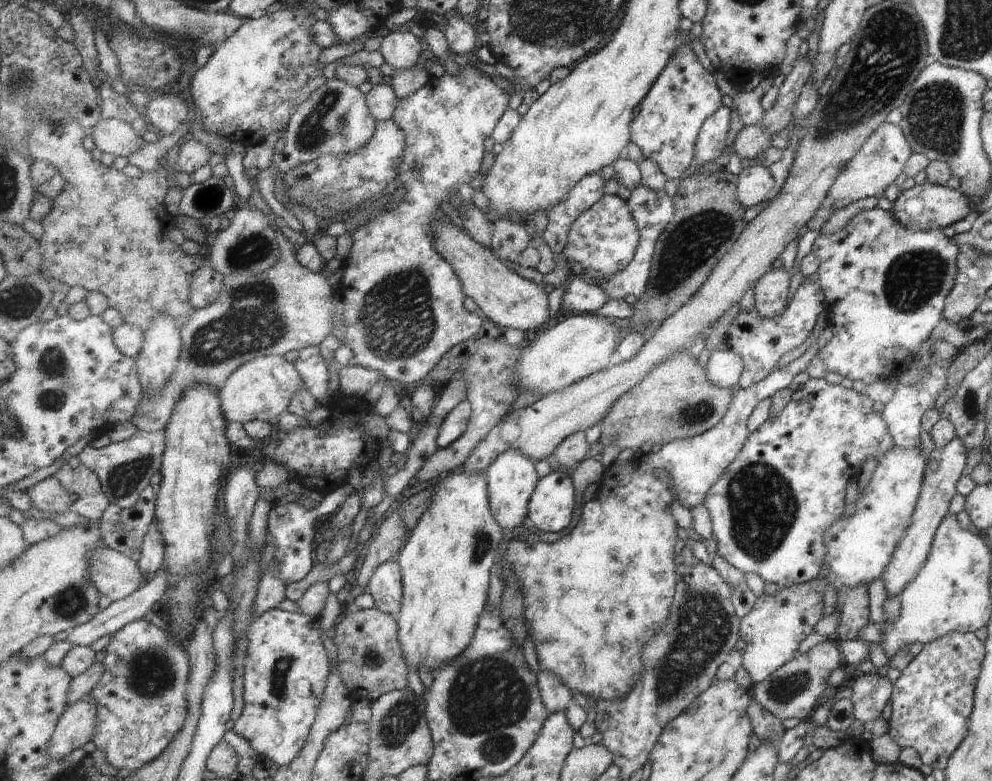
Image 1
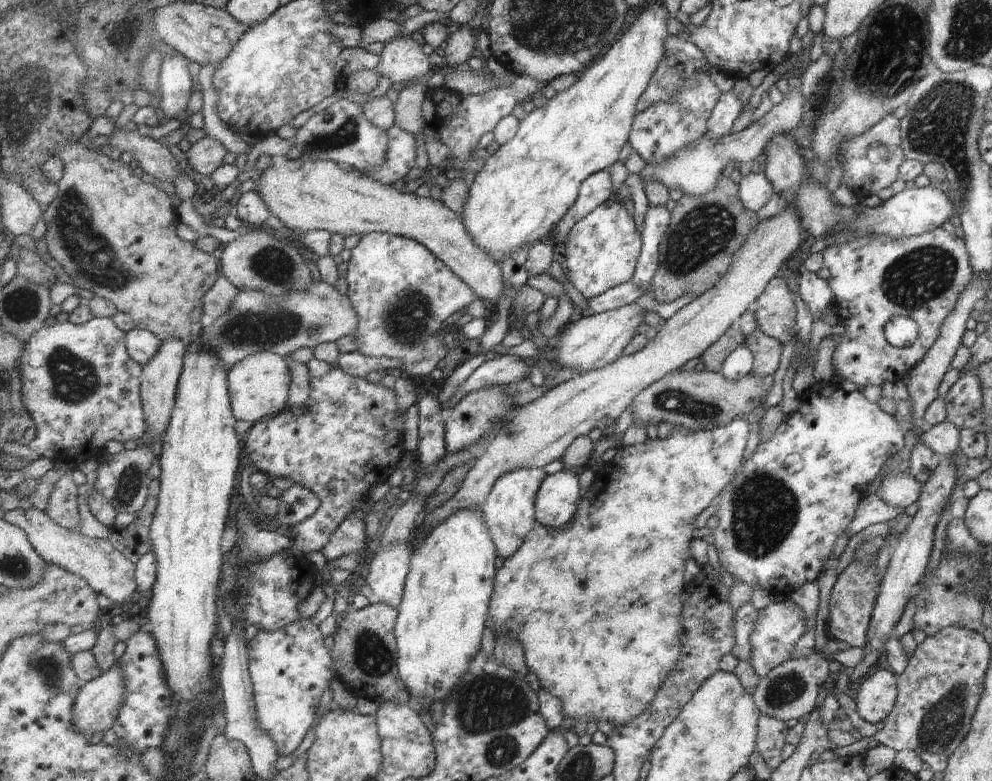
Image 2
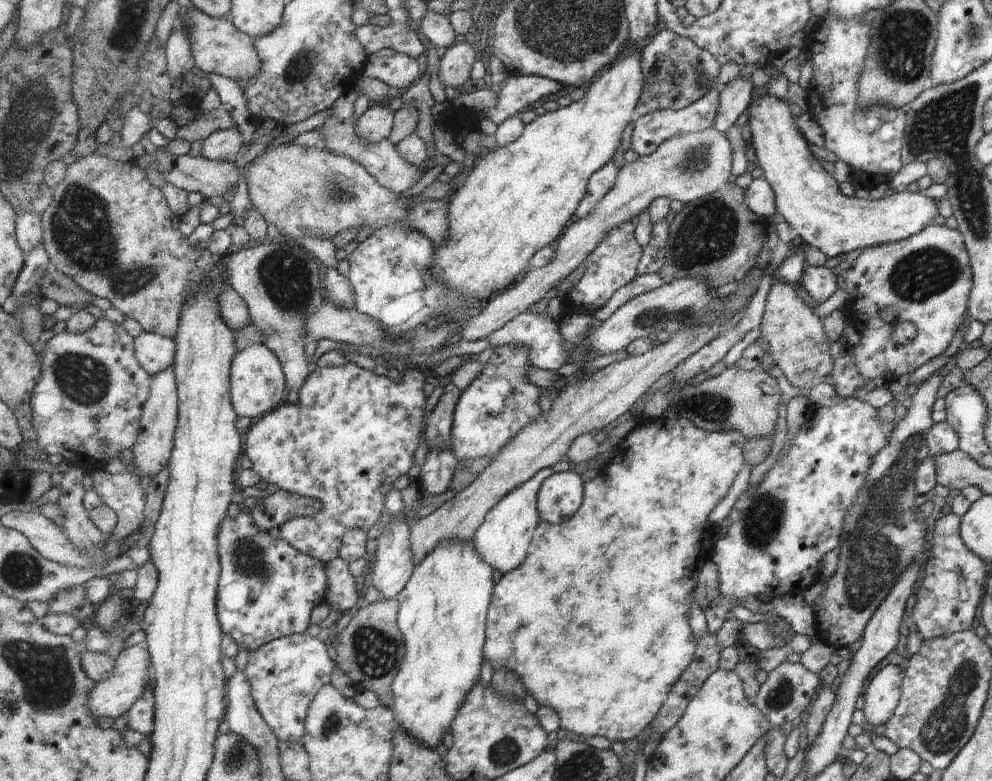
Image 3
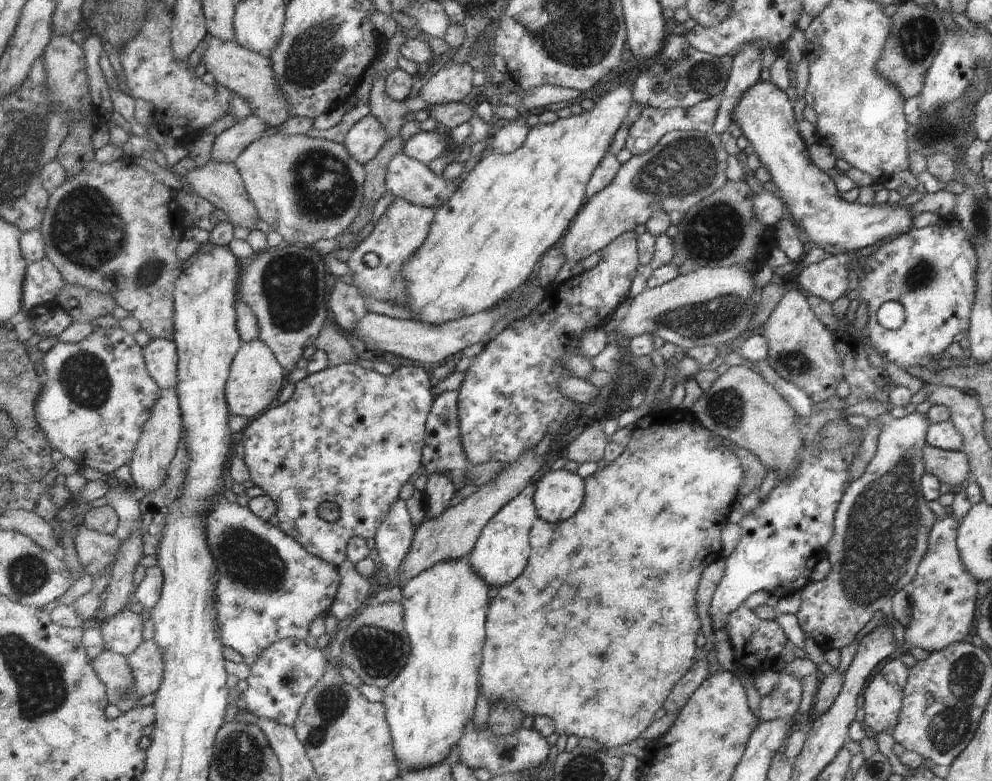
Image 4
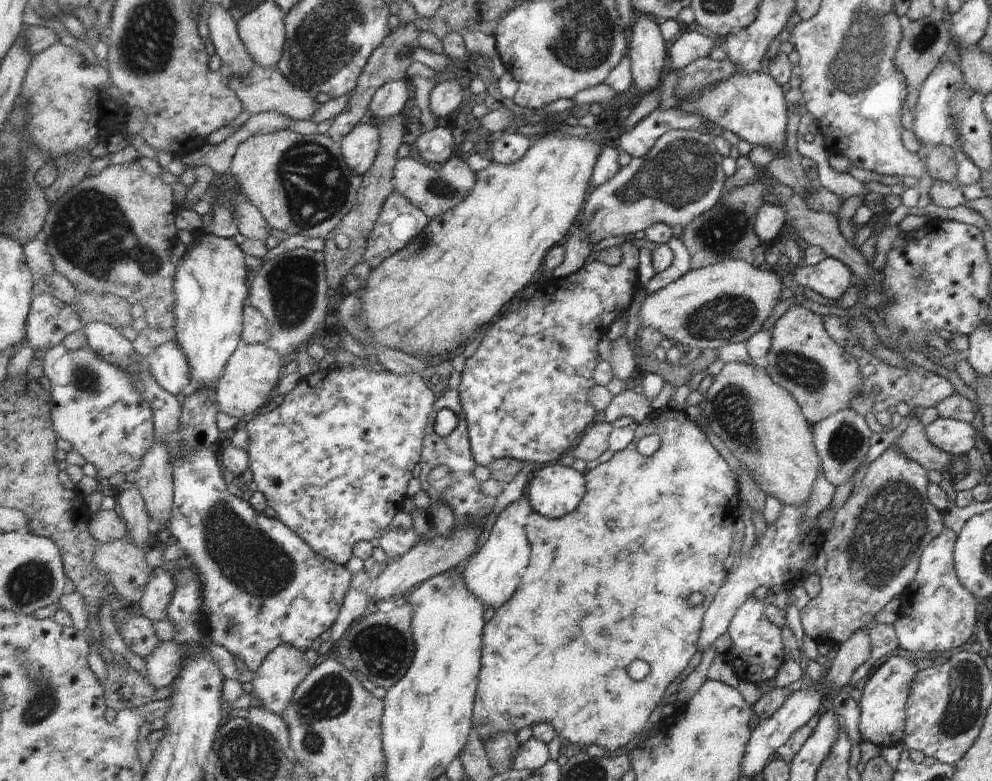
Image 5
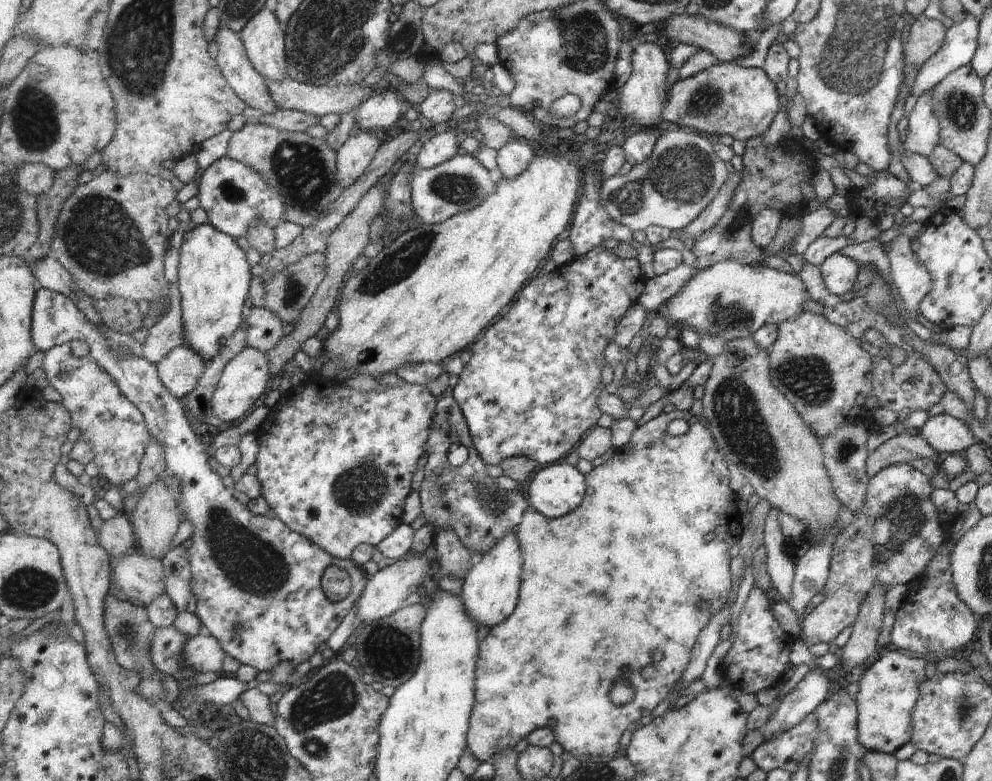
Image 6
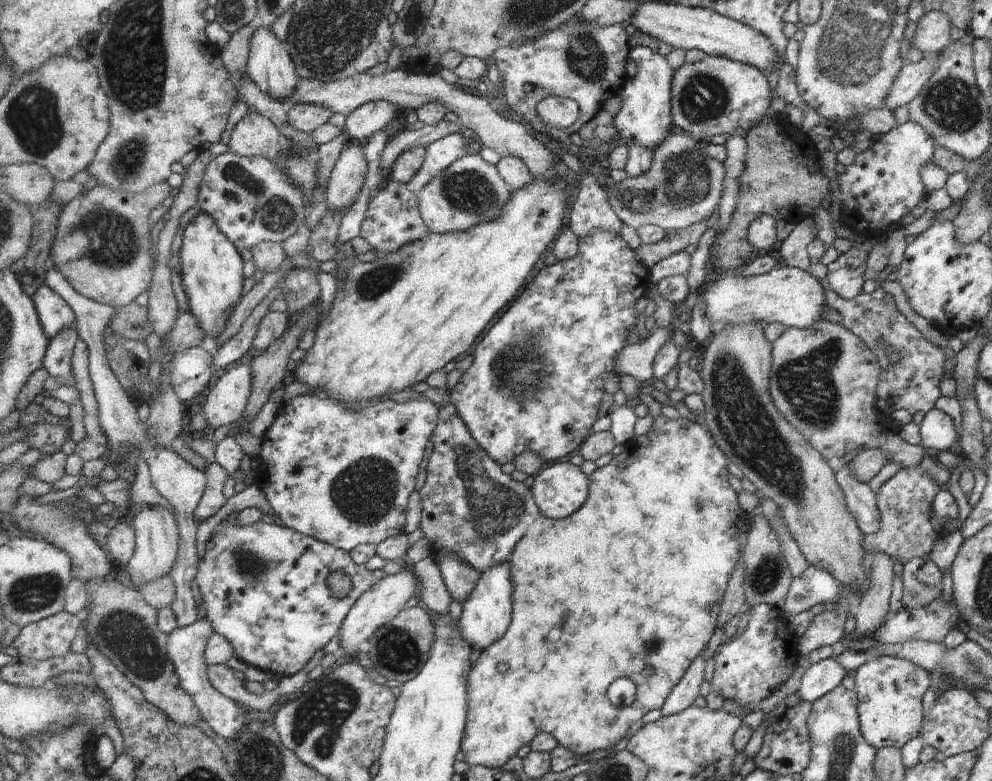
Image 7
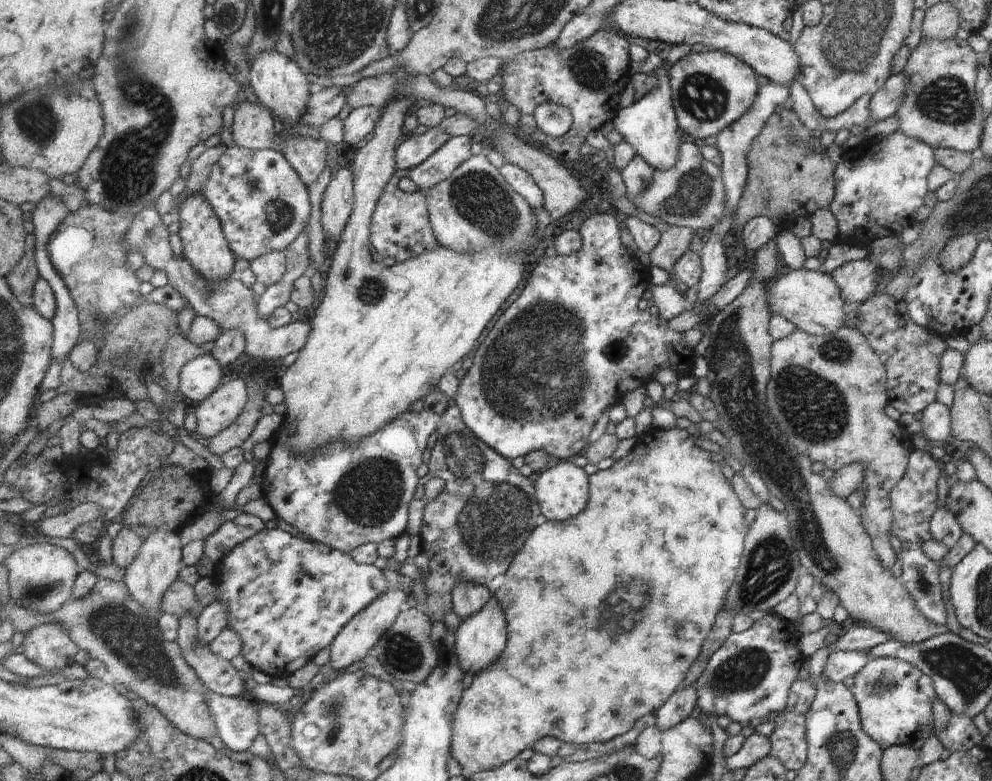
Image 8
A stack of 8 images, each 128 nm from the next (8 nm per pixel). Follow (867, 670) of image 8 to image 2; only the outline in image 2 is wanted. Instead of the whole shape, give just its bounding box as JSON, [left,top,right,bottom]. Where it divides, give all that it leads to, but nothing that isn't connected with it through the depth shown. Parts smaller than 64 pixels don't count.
[854,670,896,726]

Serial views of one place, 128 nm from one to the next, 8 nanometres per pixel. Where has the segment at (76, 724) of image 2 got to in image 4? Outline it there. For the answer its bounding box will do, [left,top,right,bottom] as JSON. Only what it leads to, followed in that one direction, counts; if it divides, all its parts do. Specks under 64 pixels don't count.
[127,640,164,699]

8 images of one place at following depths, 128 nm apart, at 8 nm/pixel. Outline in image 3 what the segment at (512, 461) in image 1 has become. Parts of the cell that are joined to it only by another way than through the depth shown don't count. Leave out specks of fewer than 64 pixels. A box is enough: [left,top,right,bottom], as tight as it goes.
[474,467,557,574]

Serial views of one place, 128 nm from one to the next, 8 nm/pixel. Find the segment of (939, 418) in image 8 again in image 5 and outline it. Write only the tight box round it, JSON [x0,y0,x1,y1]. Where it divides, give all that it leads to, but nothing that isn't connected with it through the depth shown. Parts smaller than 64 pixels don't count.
[923,418,974,458]

